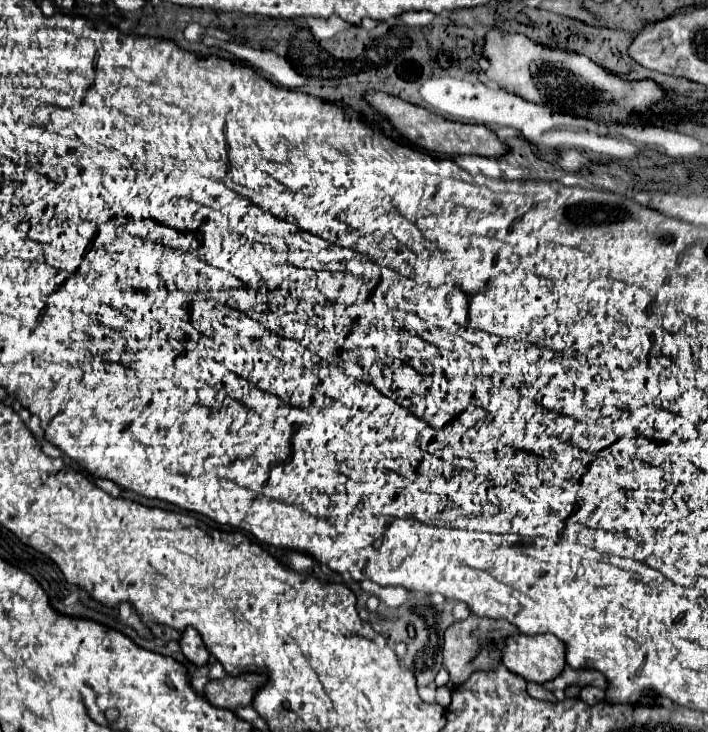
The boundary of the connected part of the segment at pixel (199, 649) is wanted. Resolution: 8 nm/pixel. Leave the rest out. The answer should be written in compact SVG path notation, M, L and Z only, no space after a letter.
M189 627L189 629L185 629L185 631L181 633L179 645L181 645L183 655L185 655L191 663L195 663L195 665L205 665L205 663L209 661L209 651L207 651L207 647L203 645L201 635L199 635L193 627Z

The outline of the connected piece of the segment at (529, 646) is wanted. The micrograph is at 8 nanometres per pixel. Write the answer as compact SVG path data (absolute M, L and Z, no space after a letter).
M551 633L545 635L513 635L503 651L503 665L521 675L525 681L545 683L565 669L565 643Z

